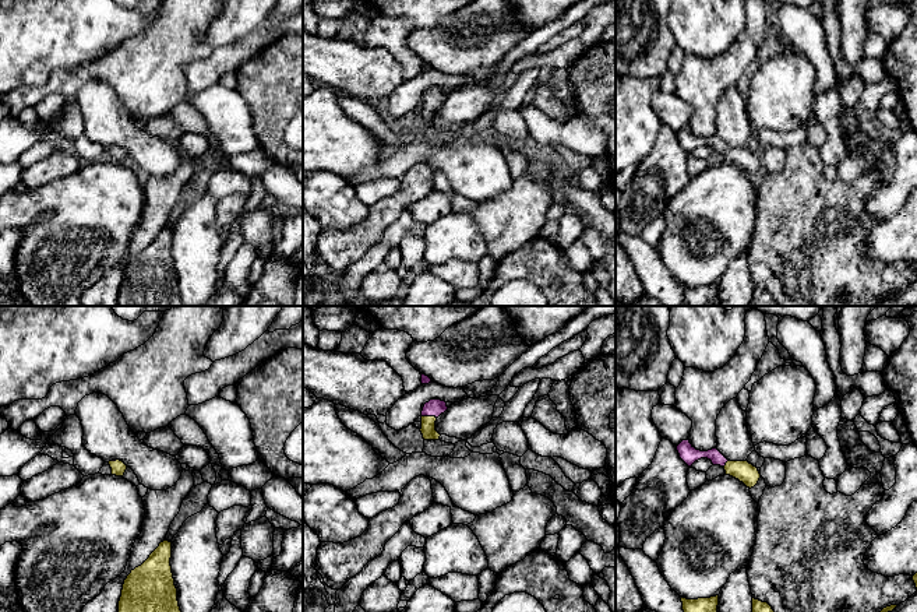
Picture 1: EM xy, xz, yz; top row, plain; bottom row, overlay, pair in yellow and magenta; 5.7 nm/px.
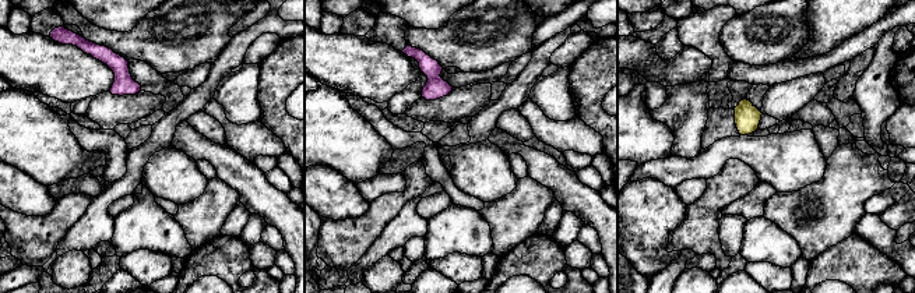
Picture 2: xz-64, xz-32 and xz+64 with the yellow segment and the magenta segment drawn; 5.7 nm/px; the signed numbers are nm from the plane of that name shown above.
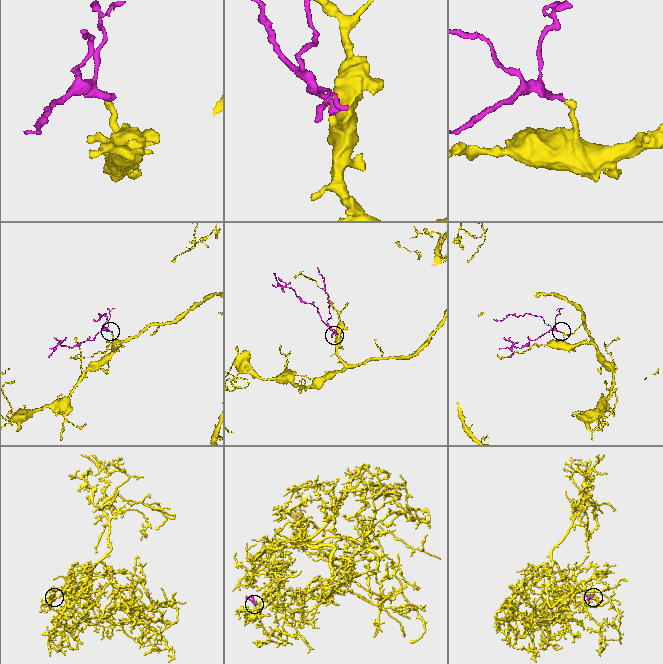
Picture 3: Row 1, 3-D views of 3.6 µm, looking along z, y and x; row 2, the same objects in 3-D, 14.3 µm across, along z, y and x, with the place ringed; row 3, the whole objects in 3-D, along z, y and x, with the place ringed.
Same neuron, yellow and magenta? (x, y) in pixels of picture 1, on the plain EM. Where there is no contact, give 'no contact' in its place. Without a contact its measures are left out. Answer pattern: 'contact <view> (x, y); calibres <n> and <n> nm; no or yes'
contact xz (429, 104); calibres 90 and 100 nm; yes

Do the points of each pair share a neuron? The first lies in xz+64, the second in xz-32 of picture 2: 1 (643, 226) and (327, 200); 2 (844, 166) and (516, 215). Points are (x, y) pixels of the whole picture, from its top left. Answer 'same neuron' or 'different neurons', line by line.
1: same neuron
2: same neuron

